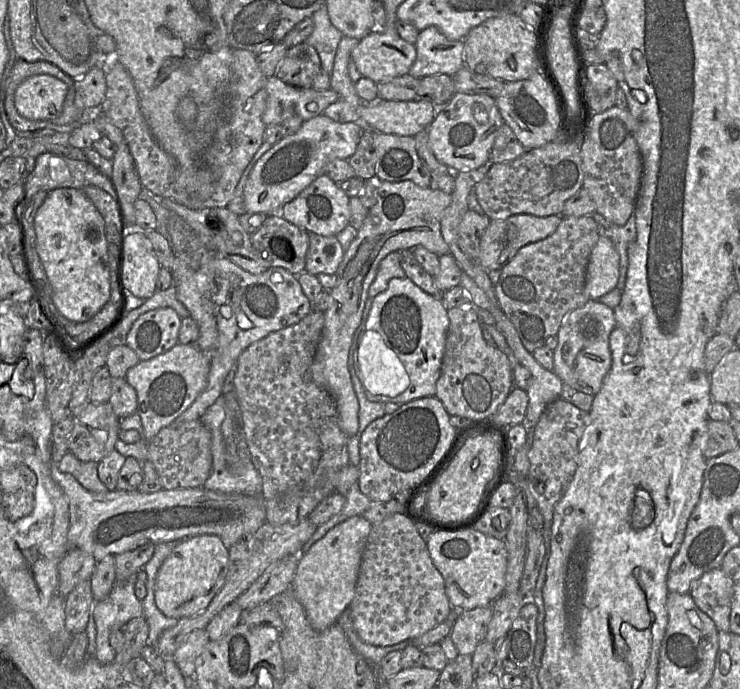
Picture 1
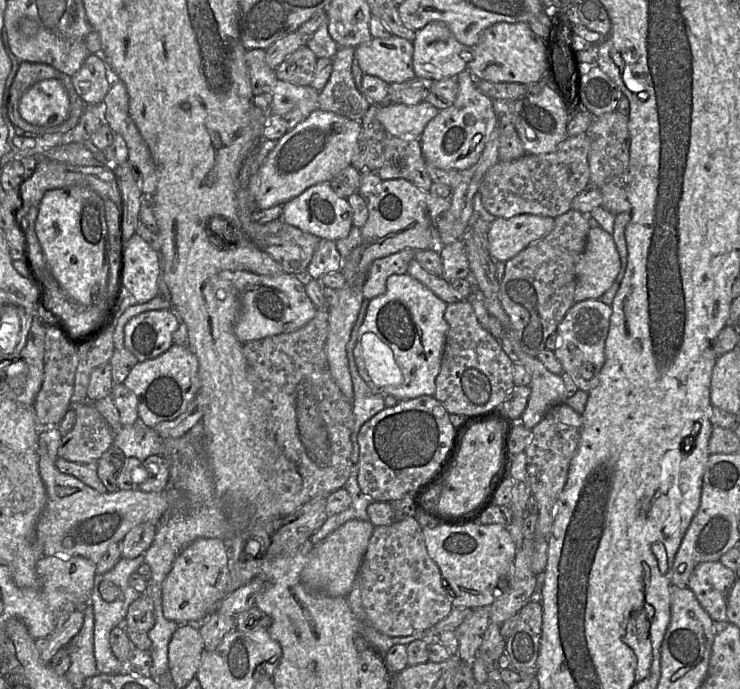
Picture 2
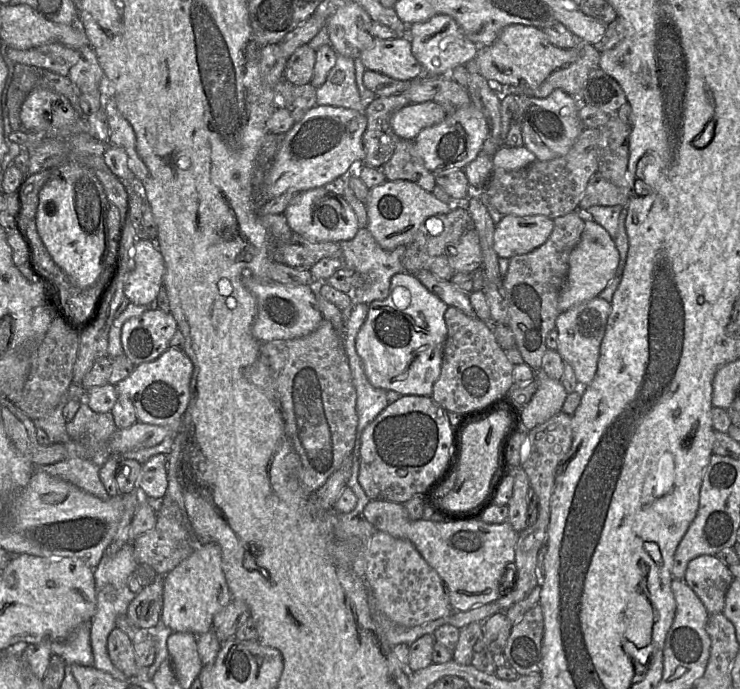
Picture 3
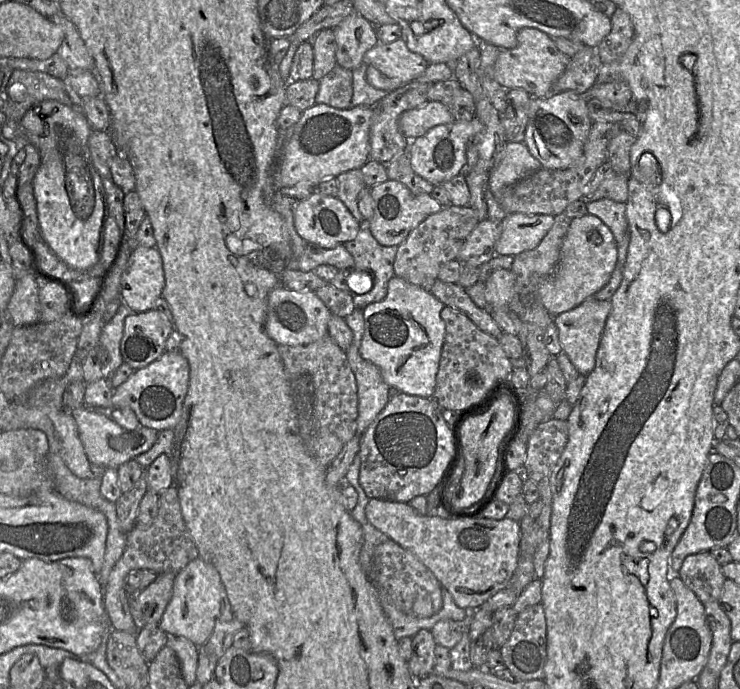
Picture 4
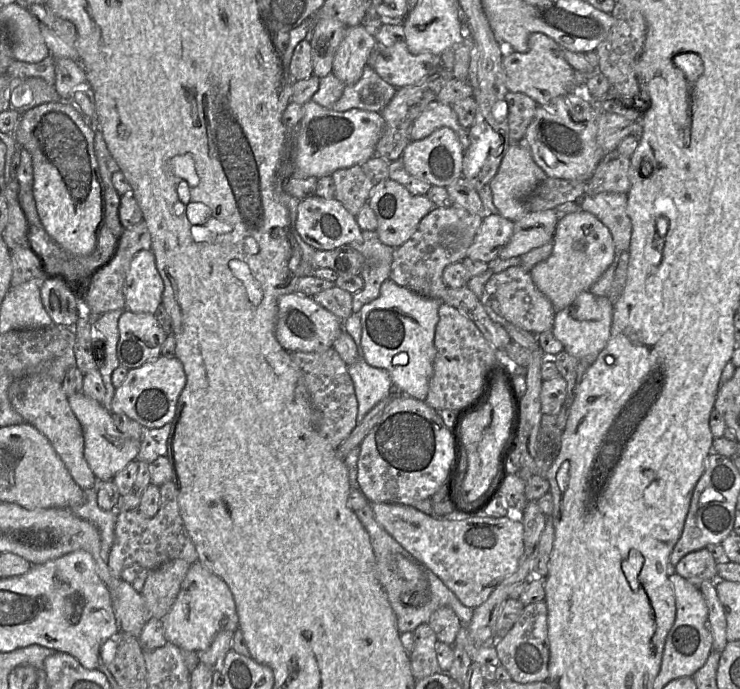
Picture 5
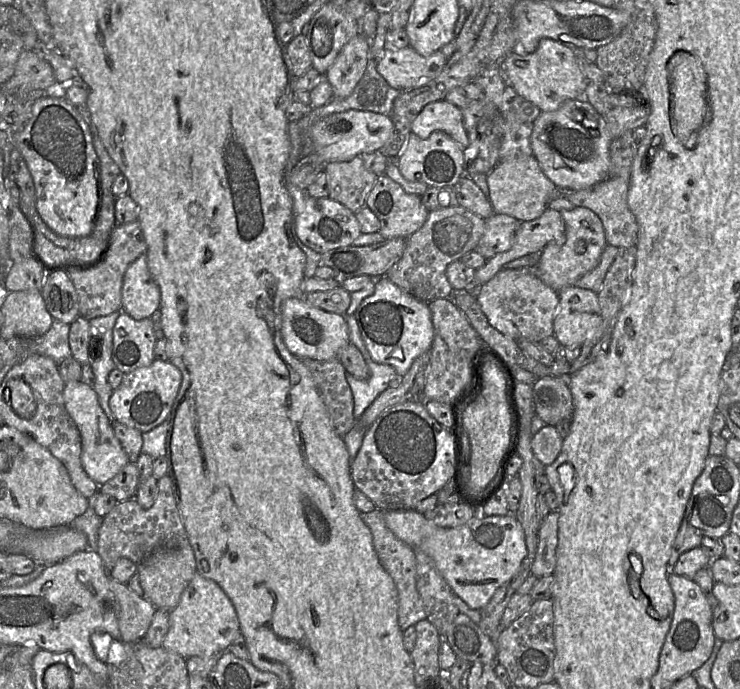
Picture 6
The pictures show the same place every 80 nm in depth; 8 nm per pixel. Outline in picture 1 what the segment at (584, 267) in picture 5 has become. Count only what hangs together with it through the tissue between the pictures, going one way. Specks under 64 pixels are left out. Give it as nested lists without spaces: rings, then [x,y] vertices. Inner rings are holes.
[[[599,237],[591,251],[585,275],[585,295],[597,300],[613,290],[619,279],[619,254],[611,239]]]

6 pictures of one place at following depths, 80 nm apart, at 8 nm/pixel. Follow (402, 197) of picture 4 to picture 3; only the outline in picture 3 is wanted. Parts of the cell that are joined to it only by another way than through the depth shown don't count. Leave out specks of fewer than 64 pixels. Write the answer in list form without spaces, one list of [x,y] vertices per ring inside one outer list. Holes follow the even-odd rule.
[[[387,180],[370,189],[367,200],[367,229],[384,250],[394,250],[411,243],[421,225],[431,216],[447,214],[454,203],[444,203],[433,193],[407,180]]]

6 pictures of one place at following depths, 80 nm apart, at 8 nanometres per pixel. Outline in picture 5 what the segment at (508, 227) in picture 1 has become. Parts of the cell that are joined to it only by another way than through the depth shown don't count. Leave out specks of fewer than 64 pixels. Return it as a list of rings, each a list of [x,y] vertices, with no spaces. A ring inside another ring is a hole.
[[[555,209],[528,212],[523,218],[514,222],[512,237],[498,254],[498,259],[520,257],[553,241],[559,218]]]

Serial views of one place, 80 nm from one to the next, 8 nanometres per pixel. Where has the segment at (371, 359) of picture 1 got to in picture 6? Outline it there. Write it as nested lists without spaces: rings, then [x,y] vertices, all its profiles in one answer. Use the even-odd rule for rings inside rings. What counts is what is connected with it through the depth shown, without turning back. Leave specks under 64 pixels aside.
[[[387,277],[373,279],[376,280],[374,293],[362,301],[354,316],[362,339],[373,361],[392,366],[398,376],[403,377],[410,369],[414,360],[431,349],[434,340],[431,311],[427,302],[421,301],[403,291]]]

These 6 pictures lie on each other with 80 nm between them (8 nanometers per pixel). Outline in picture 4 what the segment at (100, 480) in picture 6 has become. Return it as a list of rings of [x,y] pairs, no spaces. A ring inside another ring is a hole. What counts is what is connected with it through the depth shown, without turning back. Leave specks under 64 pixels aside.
[[[86,405],[73,409],[71,414],[77,423],[79,436],[87,458],[95,469],[118,469],[122,464],[148,451],[158,437],[157,430],[142,425],[135,430],[124,429],[111,417],[91,411]]]

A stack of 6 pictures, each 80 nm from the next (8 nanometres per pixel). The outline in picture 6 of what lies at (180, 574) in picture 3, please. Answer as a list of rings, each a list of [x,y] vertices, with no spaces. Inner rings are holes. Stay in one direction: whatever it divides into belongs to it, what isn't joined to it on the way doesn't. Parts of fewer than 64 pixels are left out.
[[[196,572],[182,593],[178,606],[170,611],[169,631],[162,647],[185,659],[193,656],[212,656],[229,651],[230,645],[240,634],[242,633],[238,615],[230,598],[215,581],[205,578]]]

